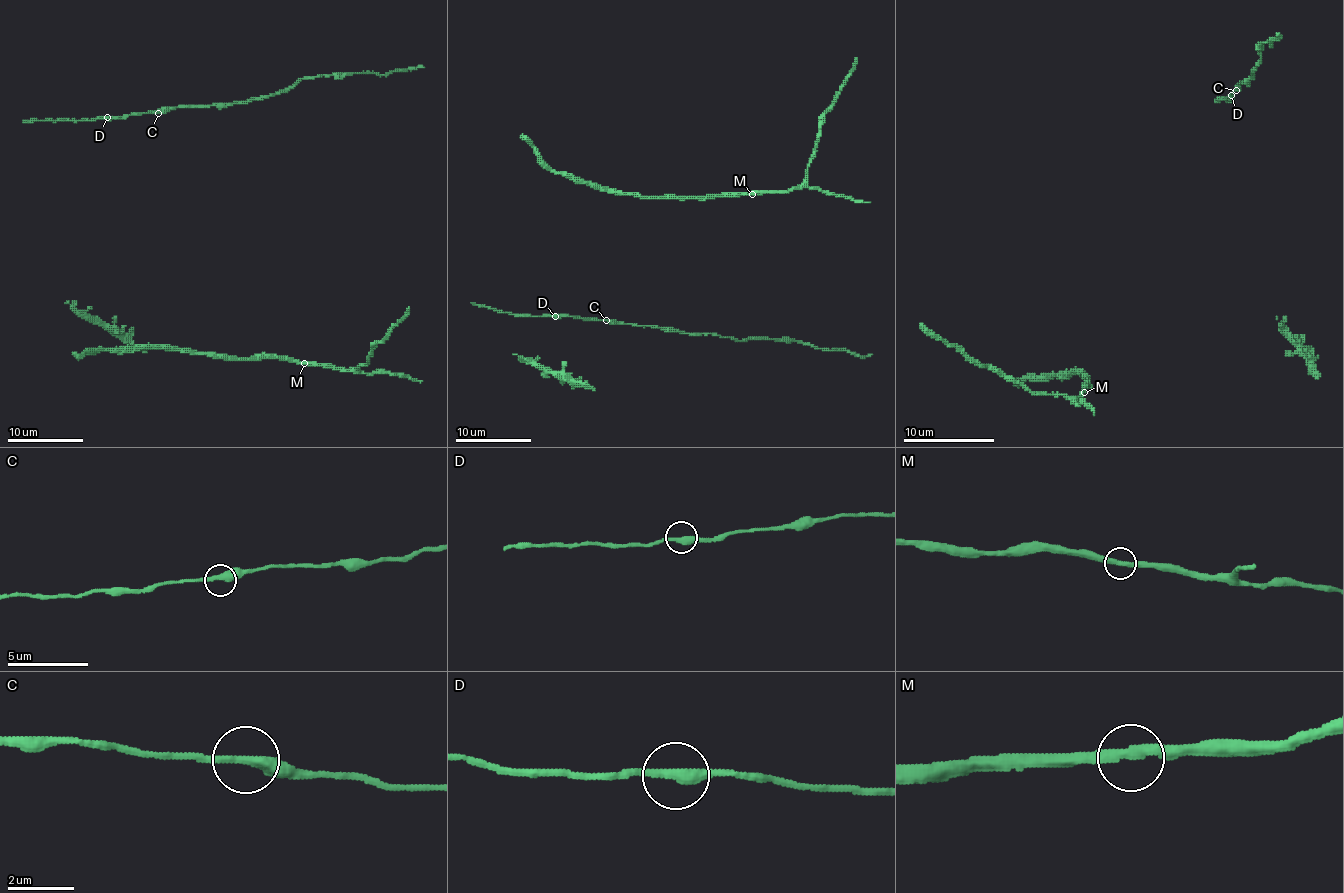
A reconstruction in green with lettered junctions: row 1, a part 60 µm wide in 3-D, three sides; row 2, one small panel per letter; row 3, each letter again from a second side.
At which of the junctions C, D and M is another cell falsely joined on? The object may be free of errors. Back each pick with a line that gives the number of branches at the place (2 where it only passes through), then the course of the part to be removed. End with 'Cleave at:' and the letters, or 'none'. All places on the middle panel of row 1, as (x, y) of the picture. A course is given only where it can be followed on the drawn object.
Cleave at: none

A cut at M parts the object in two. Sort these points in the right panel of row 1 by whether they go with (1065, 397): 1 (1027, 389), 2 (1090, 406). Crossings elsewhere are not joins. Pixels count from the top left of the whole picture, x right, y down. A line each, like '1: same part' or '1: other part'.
1: same part
2: same part

